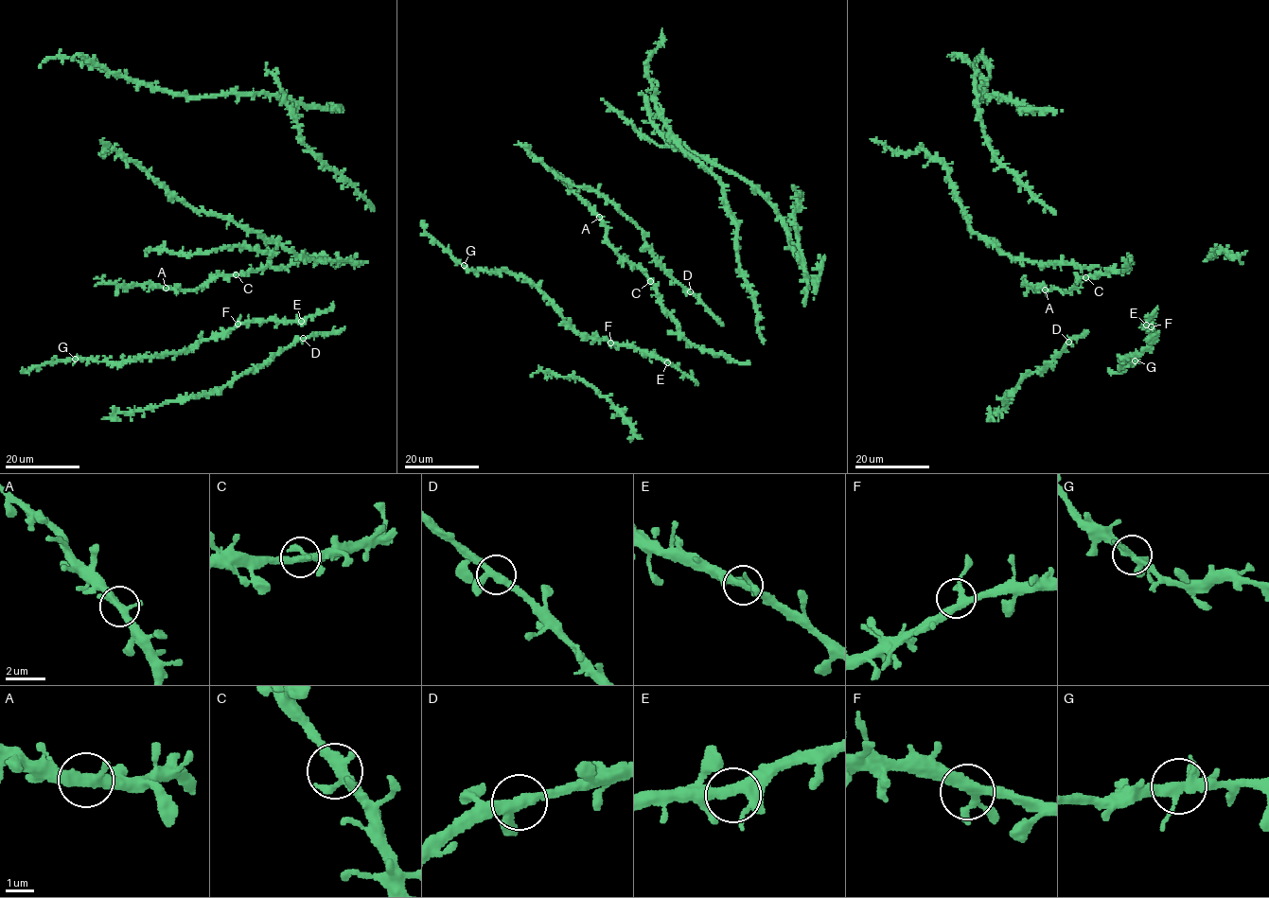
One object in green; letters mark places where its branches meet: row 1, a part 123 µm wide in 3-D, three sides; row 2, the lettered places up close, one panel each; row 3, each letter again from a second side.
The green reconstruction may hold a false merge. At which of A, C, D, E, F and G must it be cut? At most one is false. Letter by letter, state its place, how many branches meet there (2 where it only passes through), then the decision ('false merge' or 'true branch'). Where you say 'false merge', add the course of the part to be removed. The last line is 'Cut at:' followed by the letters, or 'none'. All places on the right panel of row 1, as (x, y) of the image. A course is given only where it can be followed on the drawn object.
A: place (1045, 290); branches 4; true branch
C: place (1085, 277); branches 4; true branch
D: place (1068, 342); branches 3; true branch
E: place (1146, 325); branches 4; true branch
F: place (1151, 326); branches 4; true branch
G: place (1135, 360); branches 4; true branch
Cut at: none

